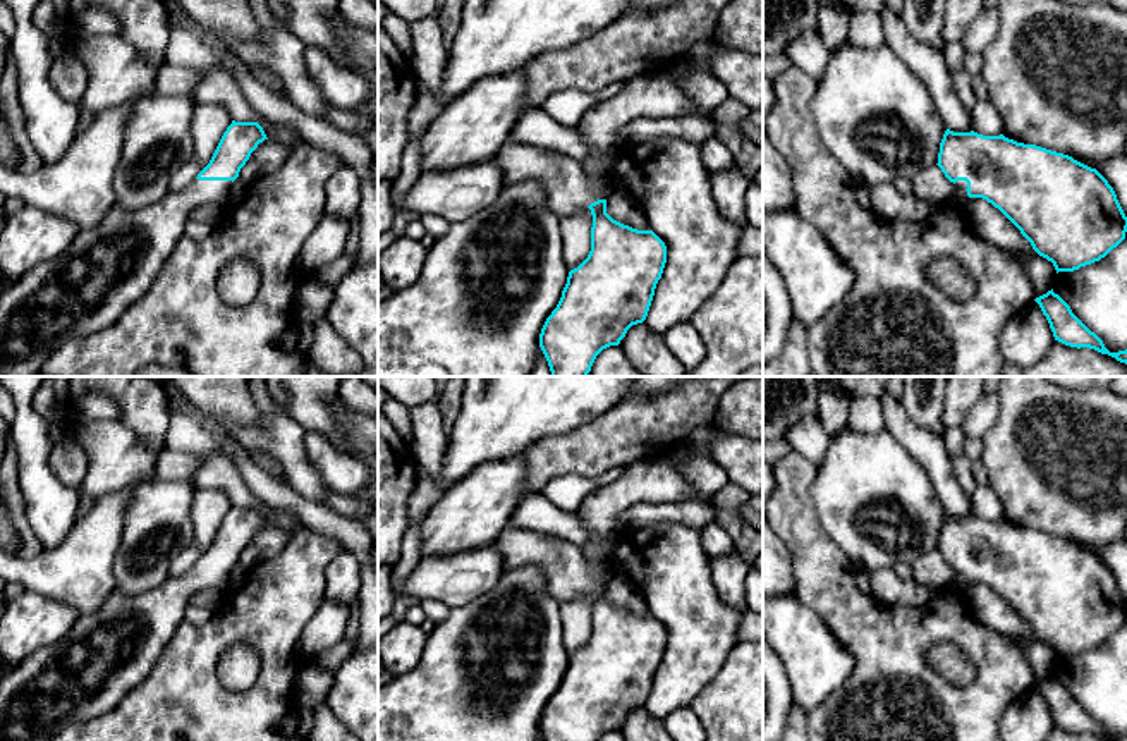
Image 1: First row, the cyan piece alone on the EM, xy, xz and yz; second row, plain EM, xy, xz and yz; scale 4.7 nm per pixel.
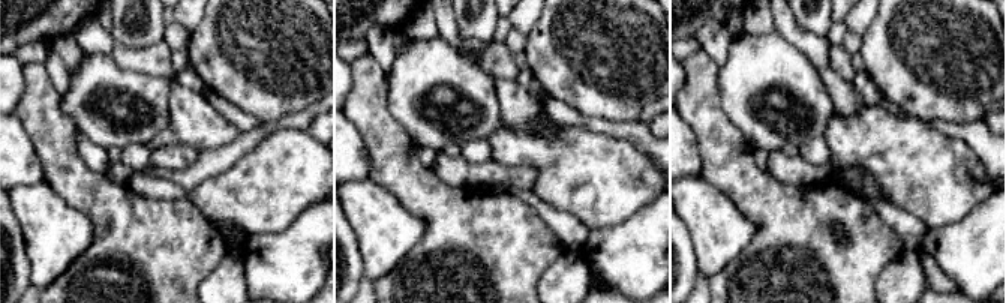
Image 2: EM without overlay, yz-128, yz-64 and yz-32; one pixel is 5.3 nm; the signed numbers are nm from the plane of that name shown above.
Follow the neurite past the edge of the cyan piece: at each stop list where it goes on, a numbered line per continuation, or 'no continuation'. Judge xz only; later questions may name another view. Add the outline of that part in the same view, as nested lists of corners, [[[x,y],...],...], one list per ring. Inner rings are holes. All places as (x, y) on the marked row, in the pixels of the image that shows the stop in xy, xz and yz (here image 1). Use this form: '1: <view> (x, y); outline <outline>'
1: xz (567, 189); outline [[[507,141],[495,160],[503,170],[503,186],[538,182],[548,208],[560,217],[589,211],[591,203],[608,199],[613,191],[608,181],[591,182],[582,163],[539,146]]]

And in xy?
1: xy (109, 267); outline [[[192,179],[180,191],[168,191],[160,201],[136,211],[113,206],[94,227],[77,237],[55,258],[33,266],[0,291],[0,377],[36,377],[53,349],[72,337],[82,337],[113,325],[155,284],[161,266],[184,236],[186,220],[198,206],[227,205],[232,181]]]

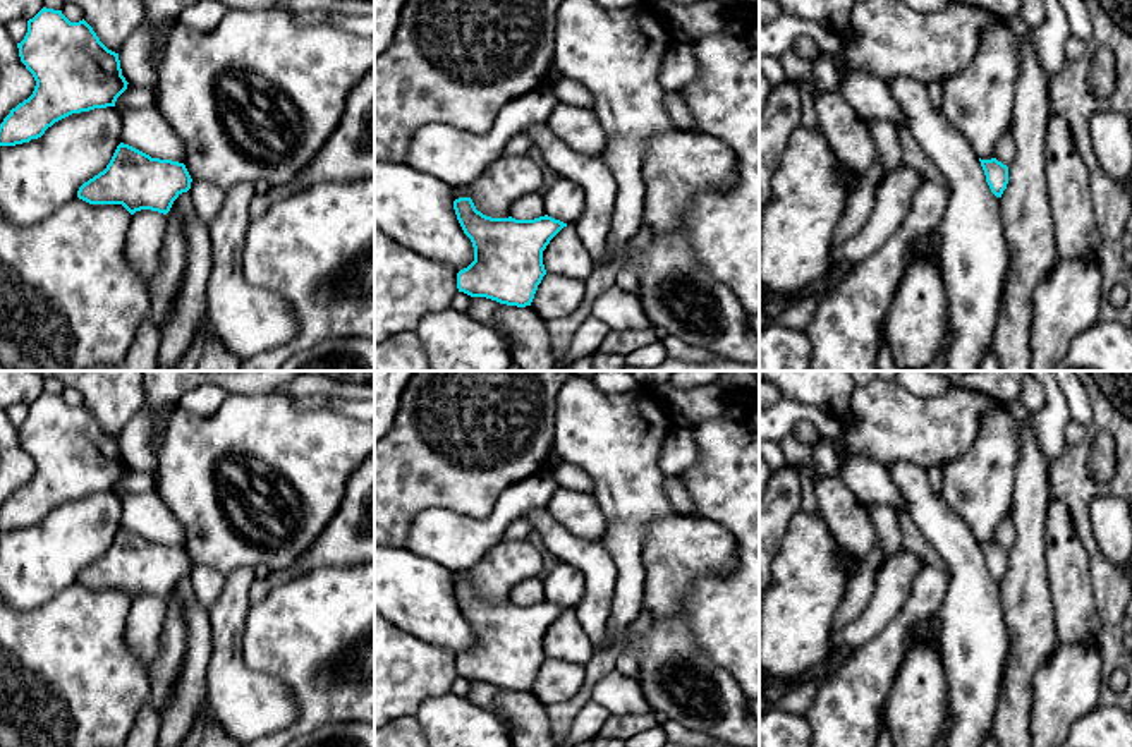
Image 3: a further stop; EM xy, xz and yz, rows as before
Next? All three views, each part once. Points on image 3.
no continuation

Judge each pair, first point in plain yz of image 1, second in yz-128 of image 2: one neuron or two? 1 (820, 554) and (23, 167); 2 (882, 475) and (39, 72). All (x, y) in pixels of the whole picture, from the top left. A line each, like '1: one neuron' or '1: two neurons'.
1: two neurons
2: two neurons

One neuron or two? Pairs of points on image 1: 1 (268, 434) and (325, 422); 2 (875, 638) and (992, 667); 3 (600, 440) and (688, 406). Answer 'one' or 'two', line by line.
1: two
2: one
3: one

